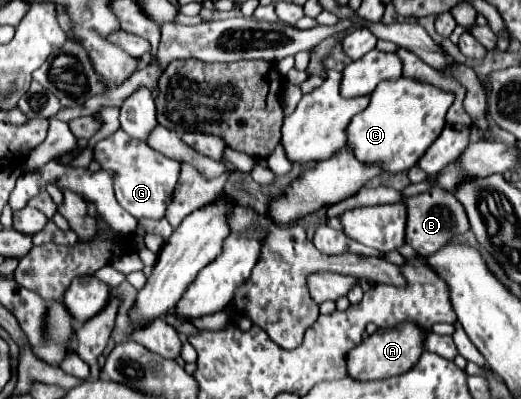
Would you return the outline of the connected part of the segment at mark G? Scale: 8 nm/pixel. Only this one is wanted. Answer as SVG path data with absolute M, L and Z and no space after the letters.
M117 129L107 139L99 141L93 149L93 157L99 161L99 165L103 169L117 173L115 197L125 211L129 211L137 219L139 217L151 217L151 219L163 217L167 203L171 201L171 193L175 189L179 173L181 173L179 161L167 159L165 155L149 149L149 145L145 141L137 141L121 129Z

